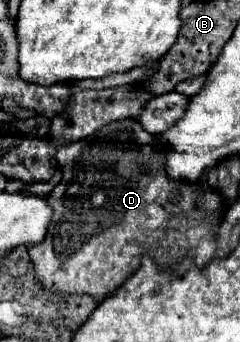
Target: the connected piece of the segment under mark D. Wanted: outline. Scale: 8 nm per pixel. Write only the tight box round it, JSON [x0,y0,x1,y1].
[28,140,224,302]

